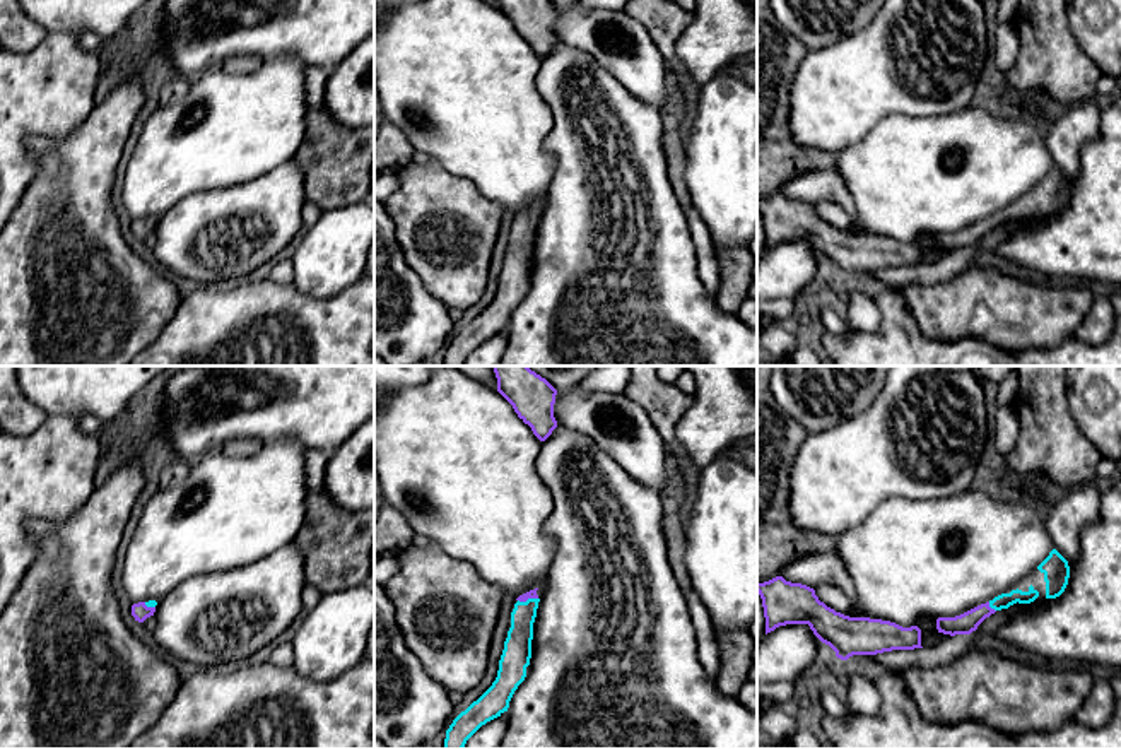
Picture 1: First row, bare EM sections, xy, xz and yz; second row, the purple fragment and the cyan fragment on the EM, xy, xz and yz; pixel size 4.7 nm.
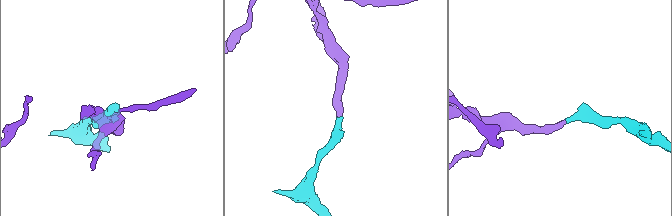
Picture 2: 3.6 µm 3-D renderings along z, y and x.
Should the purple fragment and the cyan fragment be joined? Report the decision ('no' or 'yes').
yes

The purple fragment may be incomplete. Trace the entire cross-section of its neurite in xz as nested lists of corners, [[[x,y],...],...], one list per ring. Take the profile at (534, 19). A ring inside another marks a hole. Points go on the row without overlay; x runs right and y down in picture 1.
[[[497,0],[497,9],[540,58],[557,44],[554,34],[557,7],[550,0]]]

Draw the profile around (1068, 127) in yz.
[[[1094,99],[1054,106],[1046,116],[1046,145],[1054,166],[1066,176],[1080,173],[1082,147],[1095,139],[1100,109]]]

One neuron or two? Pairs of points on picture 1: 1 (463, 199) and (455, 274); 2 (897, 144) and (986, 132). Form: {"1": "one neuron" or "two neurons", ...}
{"1": "one neuron", "2": "one neuron"}

